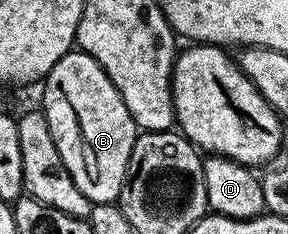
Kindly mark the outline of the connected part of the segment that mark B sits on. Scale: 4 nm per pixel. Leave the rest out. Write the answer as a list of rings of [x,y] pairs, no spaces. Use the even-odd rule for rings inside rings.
[[[71,49],[47,73],[42,87],[42,110],[48,117],[48,129],[52,129],[52,141],[56,141],[56,149],[60,149],[60,161],[64,161],[64,169],[72,177],[76,189],[88,197],[91,204],[114,203],[121,196],[122,186],[130,170],[130,158],[134,143],[138,140],[140,129],[134,123],[132,113],[128,113],[128,105],[120,97],[116,85],[100,69],[100,65],[88,53]]]

